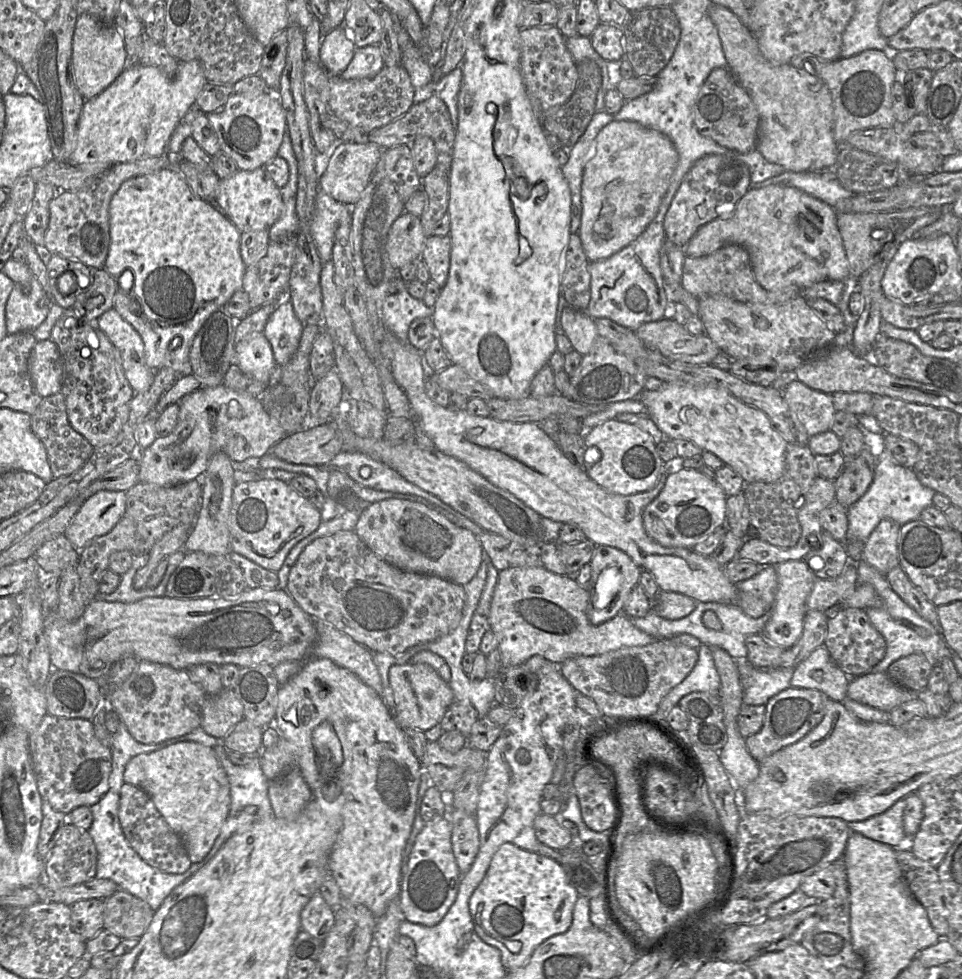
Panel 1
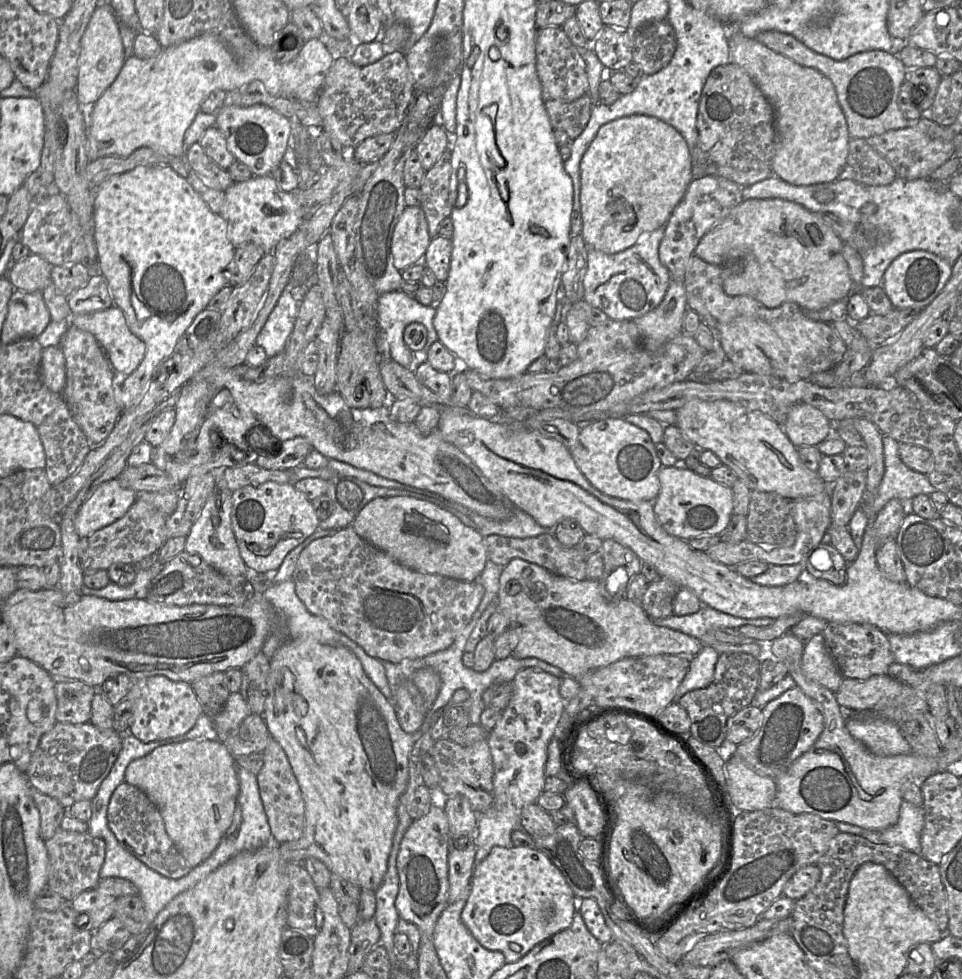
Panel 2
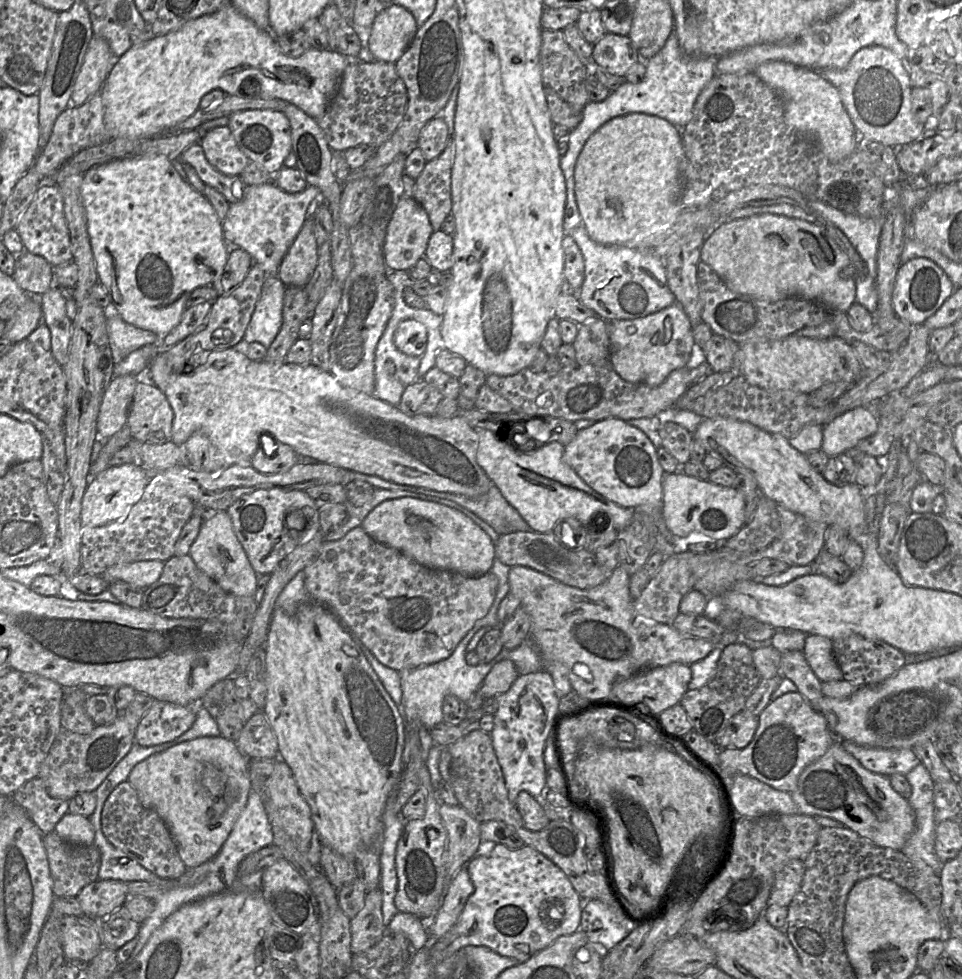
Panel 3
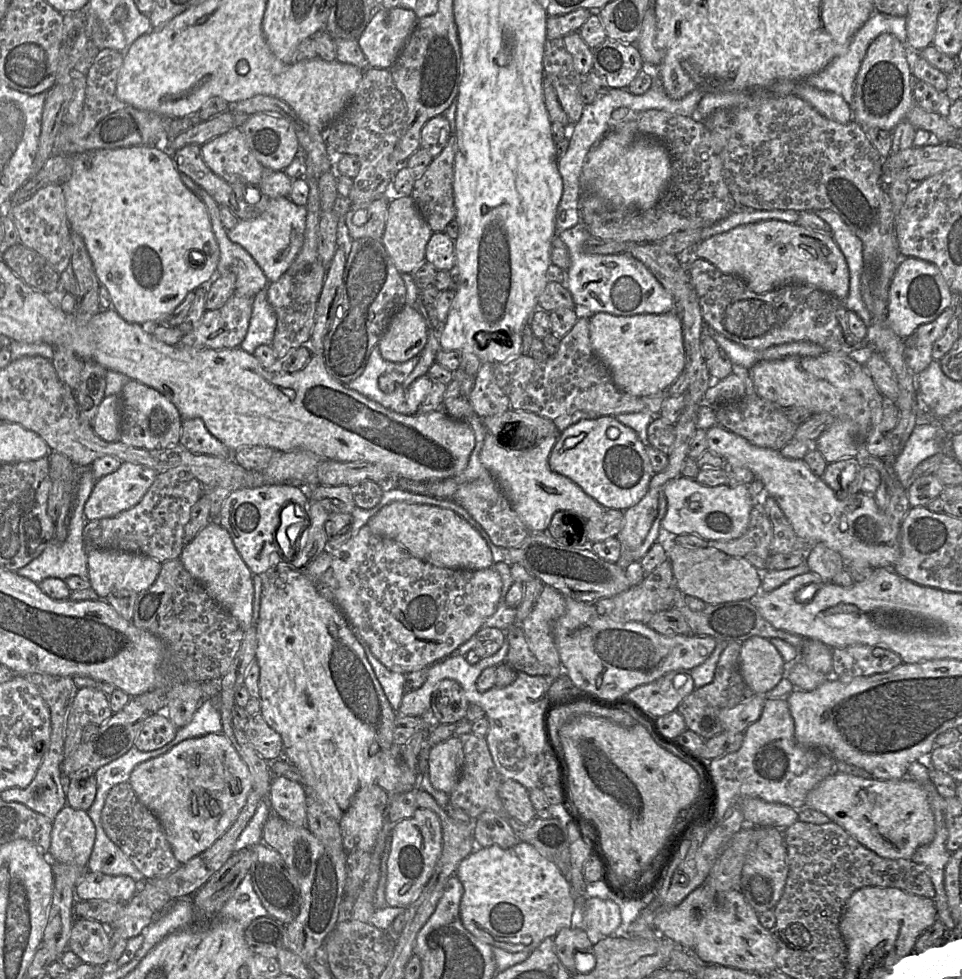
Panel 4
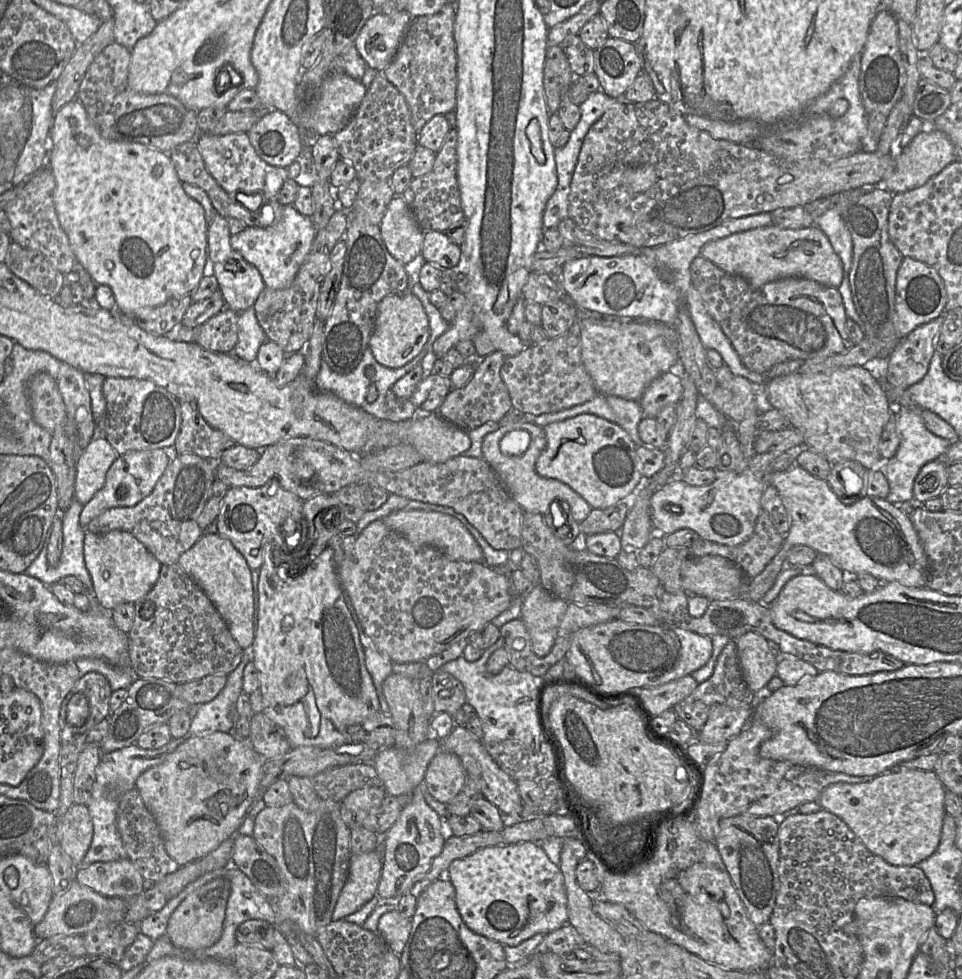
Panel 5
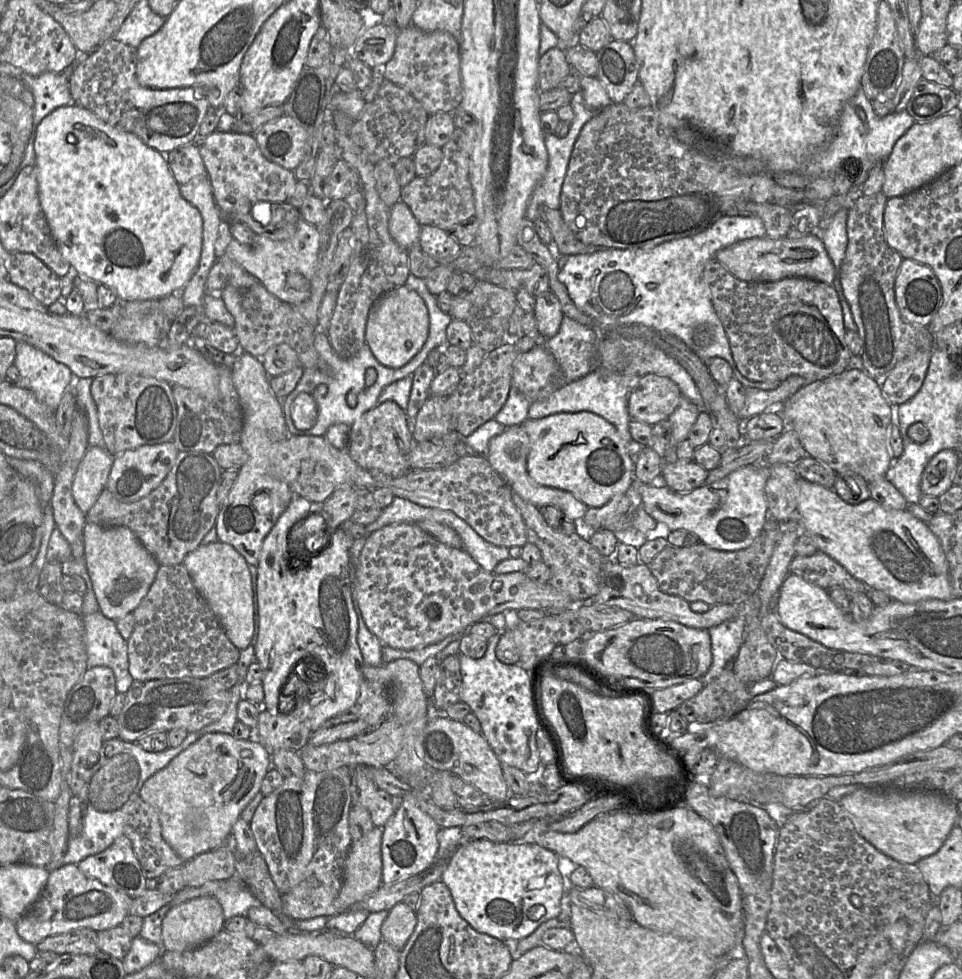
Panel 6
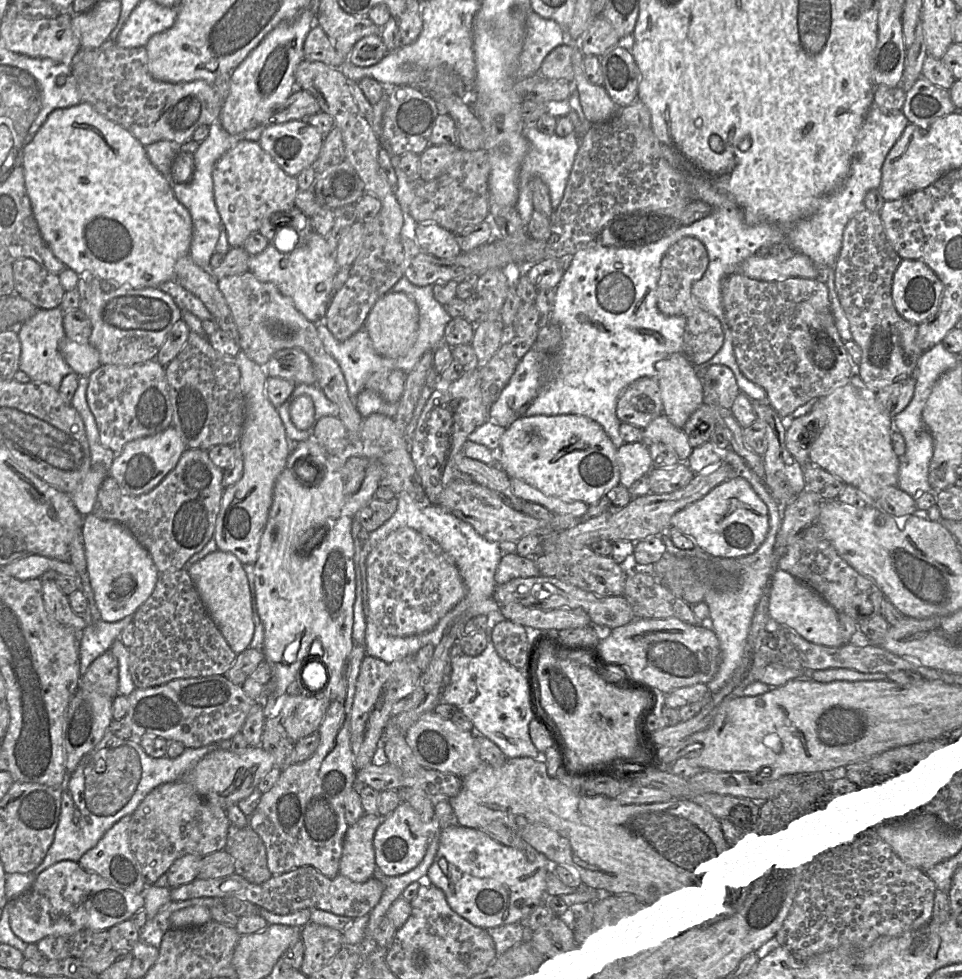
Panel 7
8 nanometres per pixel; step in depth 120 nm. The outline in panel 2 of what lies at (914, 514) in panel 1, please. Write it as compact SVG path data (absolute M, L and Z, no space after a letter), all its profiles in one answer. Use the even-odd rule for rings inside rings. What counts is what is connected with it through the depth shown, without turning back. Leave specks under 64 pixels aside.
M884 435L883 446L885 471L880 486L878 488L878 492L875 496L866 496L863 499L862 505L860 506L869 519L873 519L884 507L884 505L893 498L902 501L902 503L907 506L909 511L909 502L915 496L919 494L930 495L934 491L936 491L936 489L930 483L927 475L917 471L913 471L902 462L899 456L899 442L889 437L888 435Z

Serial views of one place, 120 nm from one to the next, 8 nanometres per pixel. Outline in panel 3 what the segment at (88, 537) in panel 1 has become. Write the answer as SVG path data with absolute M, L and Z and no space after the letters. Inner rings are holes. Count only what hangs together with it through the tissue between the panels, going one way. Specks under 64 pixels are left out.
M140 466L109 467L88 485L82 500L83 527L98 527L121 519L139 501L149 484L150 473Z

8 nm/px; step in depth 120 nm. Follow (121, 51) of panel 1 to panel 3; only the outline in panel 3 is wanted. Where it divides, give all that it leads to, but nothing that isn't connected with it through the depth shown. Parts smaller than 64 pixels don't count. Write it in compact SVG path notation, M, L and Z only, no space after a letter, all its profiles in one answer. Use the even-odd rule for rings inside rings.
M93 35L86 52L84 63L77 77L73 92L70 98L70 106L80 107L93 95L100 93L107 77L114 68L117 60L106 39Z

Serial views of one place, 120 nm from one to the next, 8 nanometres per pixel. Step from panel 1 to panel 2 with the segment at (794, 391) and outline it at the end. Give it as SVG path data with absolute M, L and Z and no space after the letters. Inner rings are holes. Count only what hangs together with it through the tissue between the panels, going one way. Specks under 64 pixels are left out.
M800 403L791 408L783 430L796 447L817 446L832 435L834 424L817 408Z

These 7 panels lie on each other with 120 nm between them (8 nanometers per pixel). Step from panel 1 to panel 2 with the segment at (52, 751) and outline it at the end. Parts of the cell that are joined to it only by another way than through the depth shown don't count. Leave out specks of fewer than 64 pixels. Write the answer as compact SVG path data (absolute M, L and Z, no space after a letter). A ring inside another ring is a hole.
M56 722L40 738L25 774L30 787L55 798L68 809L77 801L92 801L100 784L114 765L121 748L122 735L114 729L99 729L91 722L83 724Z

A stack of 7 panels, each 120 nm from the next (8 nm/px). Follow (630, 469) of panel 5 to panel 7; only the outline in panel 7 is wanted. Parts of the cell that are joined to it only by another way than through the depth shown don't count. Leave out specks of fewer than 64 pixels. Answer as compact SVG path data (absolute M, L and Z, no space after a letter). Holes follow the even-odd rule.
M535 415L516 419L500 439L497 465L511 478L525 481L547 496L563 500L581 501L588 506L620 484L617 448L600 424L580 415Z

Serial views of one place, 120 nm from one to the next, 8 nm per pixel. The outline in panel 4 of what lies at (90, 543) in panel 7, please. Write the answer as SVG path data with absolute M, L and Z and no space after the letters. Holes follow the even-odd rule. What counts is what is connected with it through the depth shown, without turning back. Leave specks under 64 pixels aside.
M115 549L92 550L87 553L87 566L90 587L101 599L117 590L127 590L140 593L147 590L157 579L162 564L149 556L124 552Z

